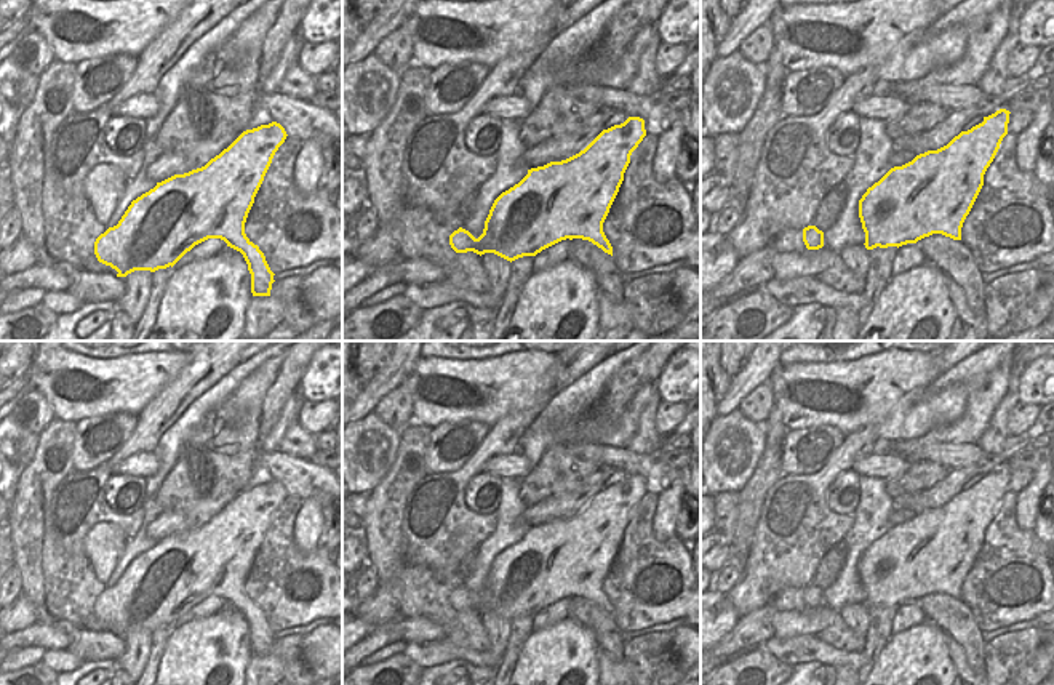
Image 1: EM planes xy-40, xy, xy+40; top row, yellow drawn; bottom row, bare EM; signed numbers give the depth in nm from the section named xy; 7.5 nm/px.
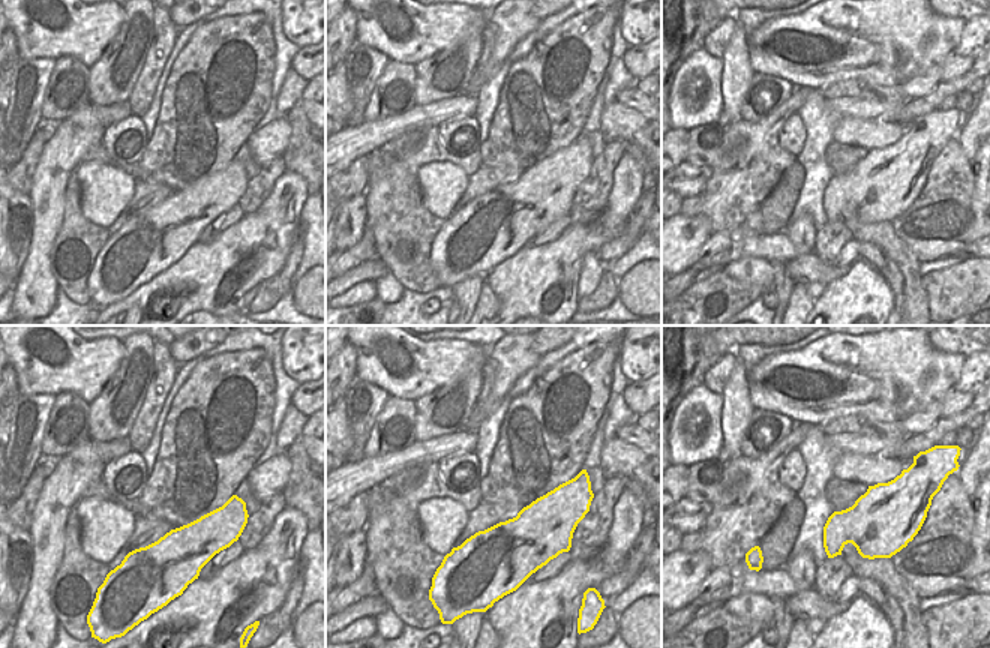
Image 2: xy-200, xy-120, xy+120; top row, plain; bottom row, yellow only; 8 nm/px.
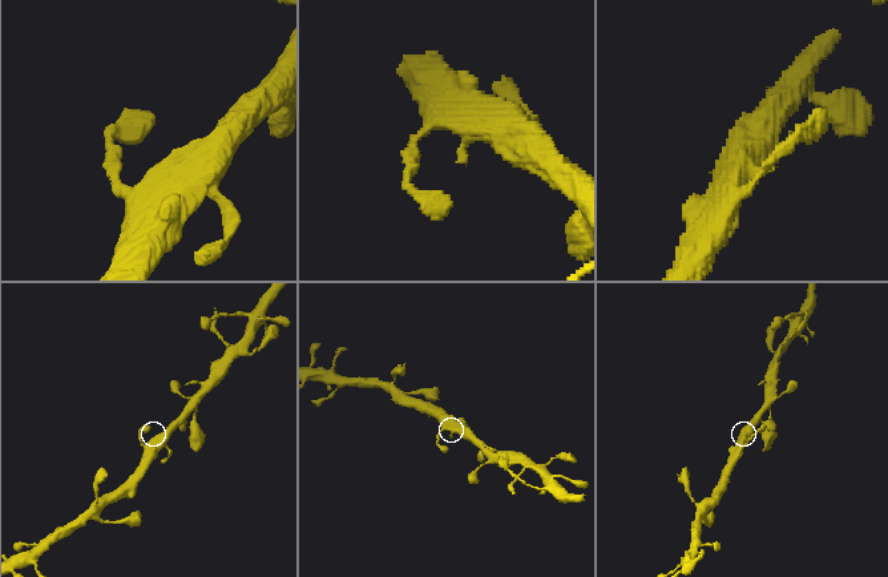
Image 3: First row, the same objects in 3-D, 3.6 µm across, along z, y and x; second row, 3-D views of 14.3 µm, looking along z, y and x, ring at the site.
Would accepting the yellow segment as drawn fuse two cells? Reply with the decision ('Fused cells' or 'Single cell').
Single cell.

